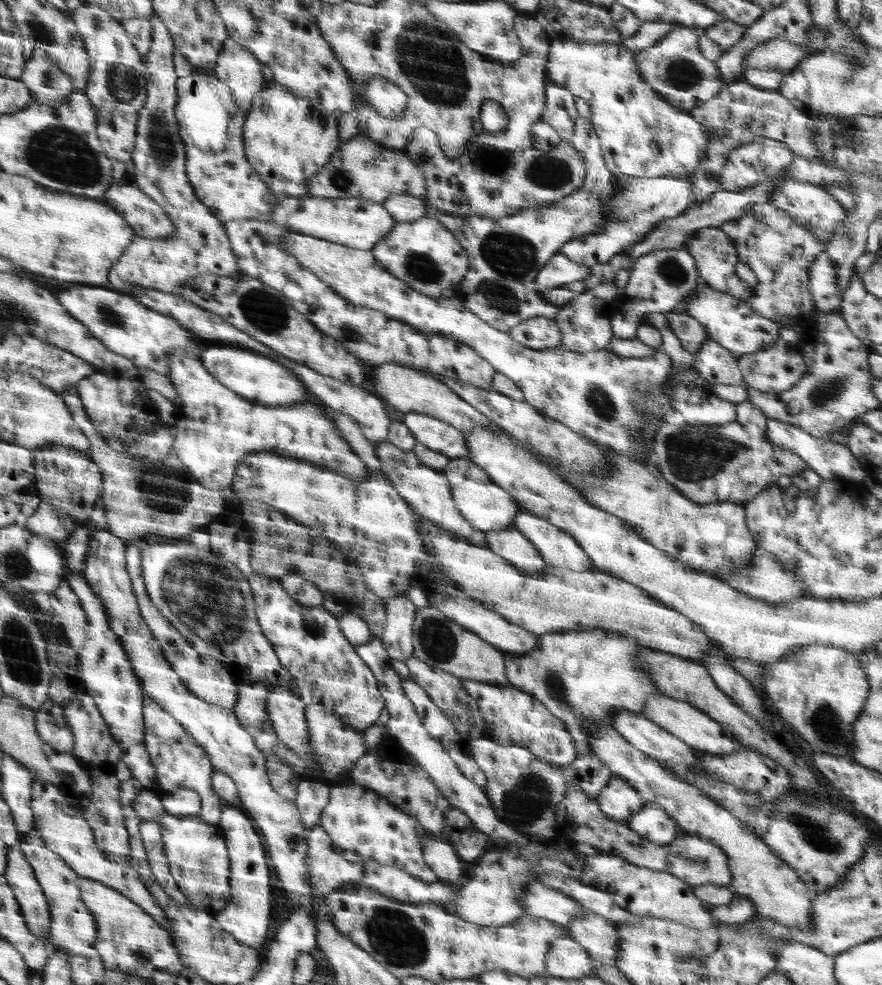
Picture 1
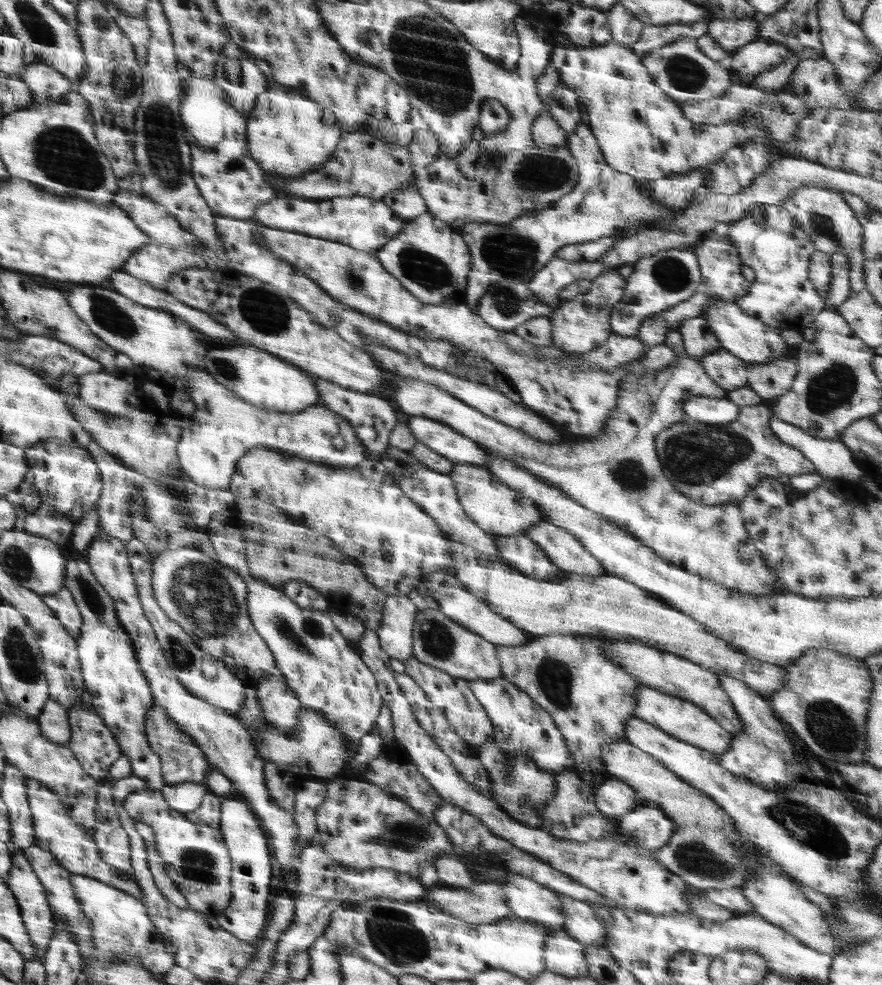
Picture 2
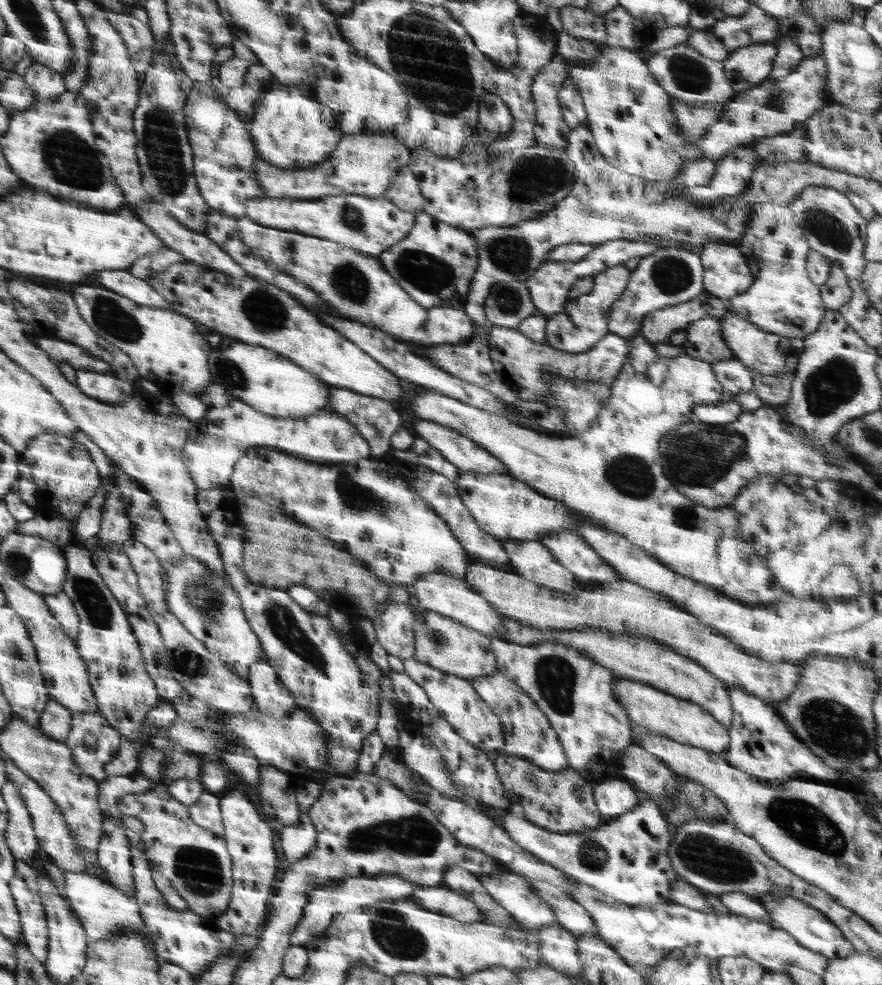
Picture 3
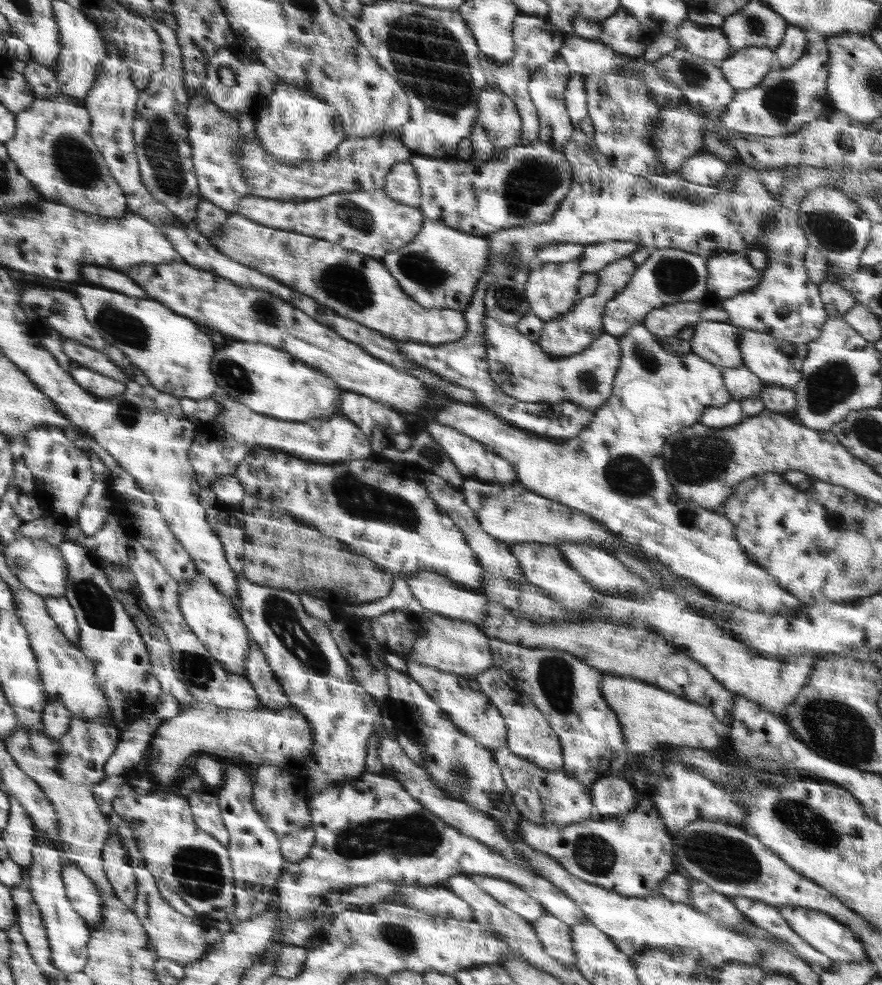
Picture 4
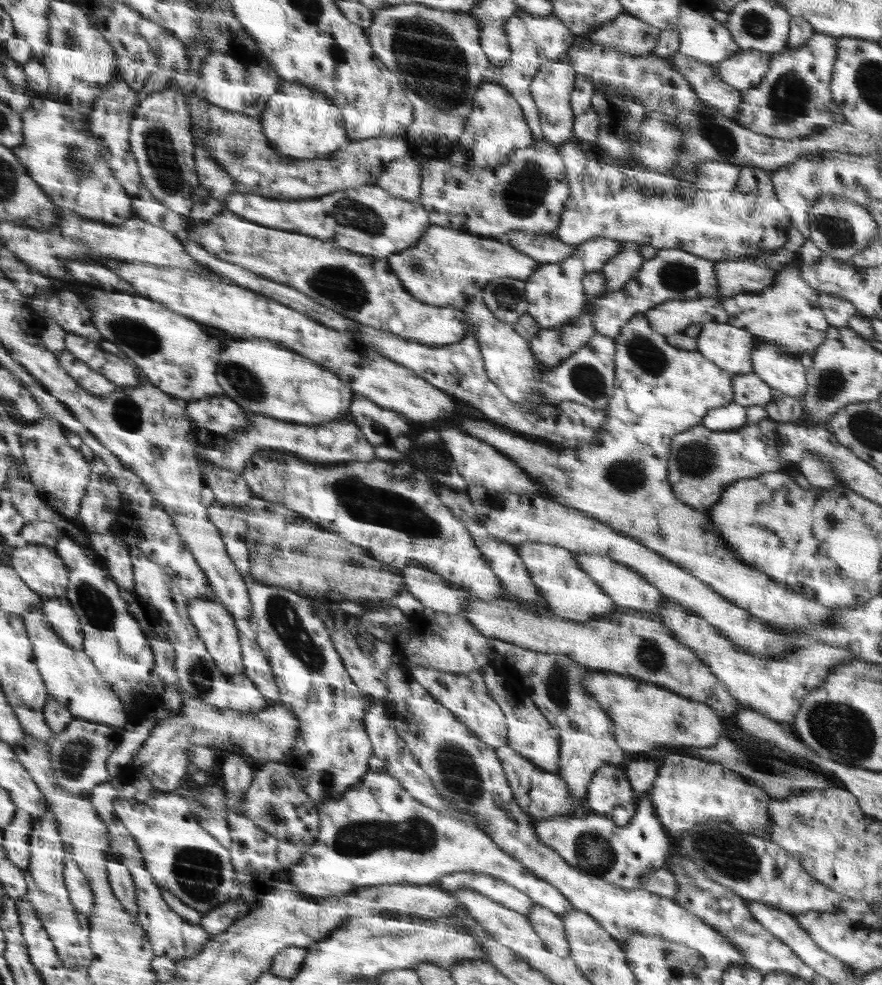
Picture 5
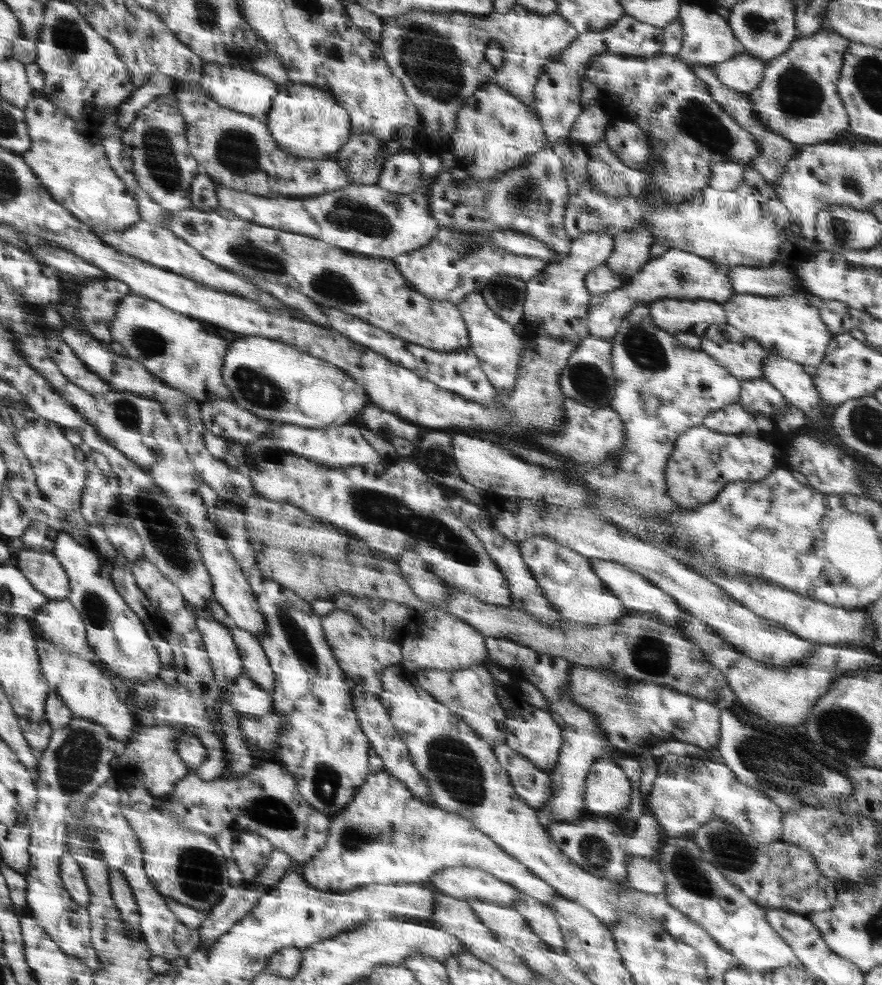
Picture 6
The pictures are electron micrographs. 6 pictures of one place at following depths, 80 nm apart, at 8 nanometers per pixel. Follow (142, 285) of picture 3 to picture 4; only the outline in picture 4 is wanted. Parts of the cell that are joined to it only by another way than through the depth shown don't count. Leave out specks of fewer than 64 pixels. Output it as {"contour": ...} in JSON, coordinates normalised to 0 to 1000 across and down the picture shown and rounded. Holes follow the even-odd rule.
{"contour":[[[104,269],[93,272],[92,278],[93,280],[98,280],[100,286],[104,286],[104,289],[109,289],[110,291],[133,295],[154,304],[163,305],[164,303],[169,303],[169,299],[156,290],[158,288],[141,278],[141,275],[137,276],[133,273]]]}

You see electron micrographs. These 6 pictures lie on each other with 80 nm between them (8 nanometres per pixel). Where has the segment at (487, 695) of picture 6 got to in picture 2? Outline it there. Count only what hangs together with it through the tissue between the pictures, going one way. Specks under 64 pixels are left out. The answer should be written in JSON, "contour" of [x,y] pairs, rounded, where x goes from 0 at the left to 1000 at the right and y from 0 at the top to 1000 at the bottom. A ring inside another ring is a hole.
{"contour":[[[468,666],[457,671],[457,674],[459,683],[465,685],[465,688],[468,688],[478,701],[483,702],[488,711],[499,721],[502,721],[514,740],[524,749],[527,749],[528,753],[537,754],[537,757],[544,757],[551,752],[559,751],[561,746],[559,745],[558,730],[551,725],[550,718],[545,716],[545,713],[542,713],[536,699],[532,696],[533,691],[506,684],[506,681],[497,680],[497,677],[485,676]]]}

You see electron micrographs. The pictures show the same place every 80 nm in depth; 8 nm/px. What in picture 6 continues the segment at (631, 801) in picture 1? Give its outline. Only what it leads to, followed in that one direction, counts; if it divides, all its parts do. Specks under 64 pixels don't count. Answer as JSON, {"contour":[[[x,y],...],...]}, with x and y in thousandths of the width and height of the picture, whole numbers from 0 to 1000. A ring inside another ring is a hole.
{"contour":[[[679,770],[666,790],[664,818],[670,828],[696,826],[714,816],[717,798],[693,770]]]}

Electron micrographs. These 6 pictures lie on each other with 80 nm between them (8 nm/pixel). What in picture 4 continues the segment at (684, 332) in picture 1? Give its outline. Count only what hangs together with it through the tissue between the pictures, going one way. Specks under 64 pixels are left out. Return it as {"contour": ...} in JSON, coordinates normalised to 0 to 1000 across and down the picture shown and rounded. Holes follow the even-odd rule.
{"contour":[[[798,326],[786,331],[781,345],[783,357],[814,373],[841,372],[842,365],[836,348],[838,334],[830,328]]]}

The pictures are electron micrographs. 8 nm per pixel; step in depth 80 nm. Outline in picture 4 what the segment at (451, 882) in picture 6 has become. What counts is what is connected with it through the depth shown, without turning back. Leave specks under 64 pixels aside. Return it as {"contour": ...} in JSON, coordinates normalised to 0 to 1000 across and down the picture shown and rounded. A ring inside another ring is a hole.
{"contour":[[[531,887],[531,890],[543,901],[546,901],[551,908],[558,909],[565,916],[577,921],[578,924],[591,929],[592,932],[603,938],[621,925],[604,909],[599,908],[596,904],[570,891],[549,887]]]}

